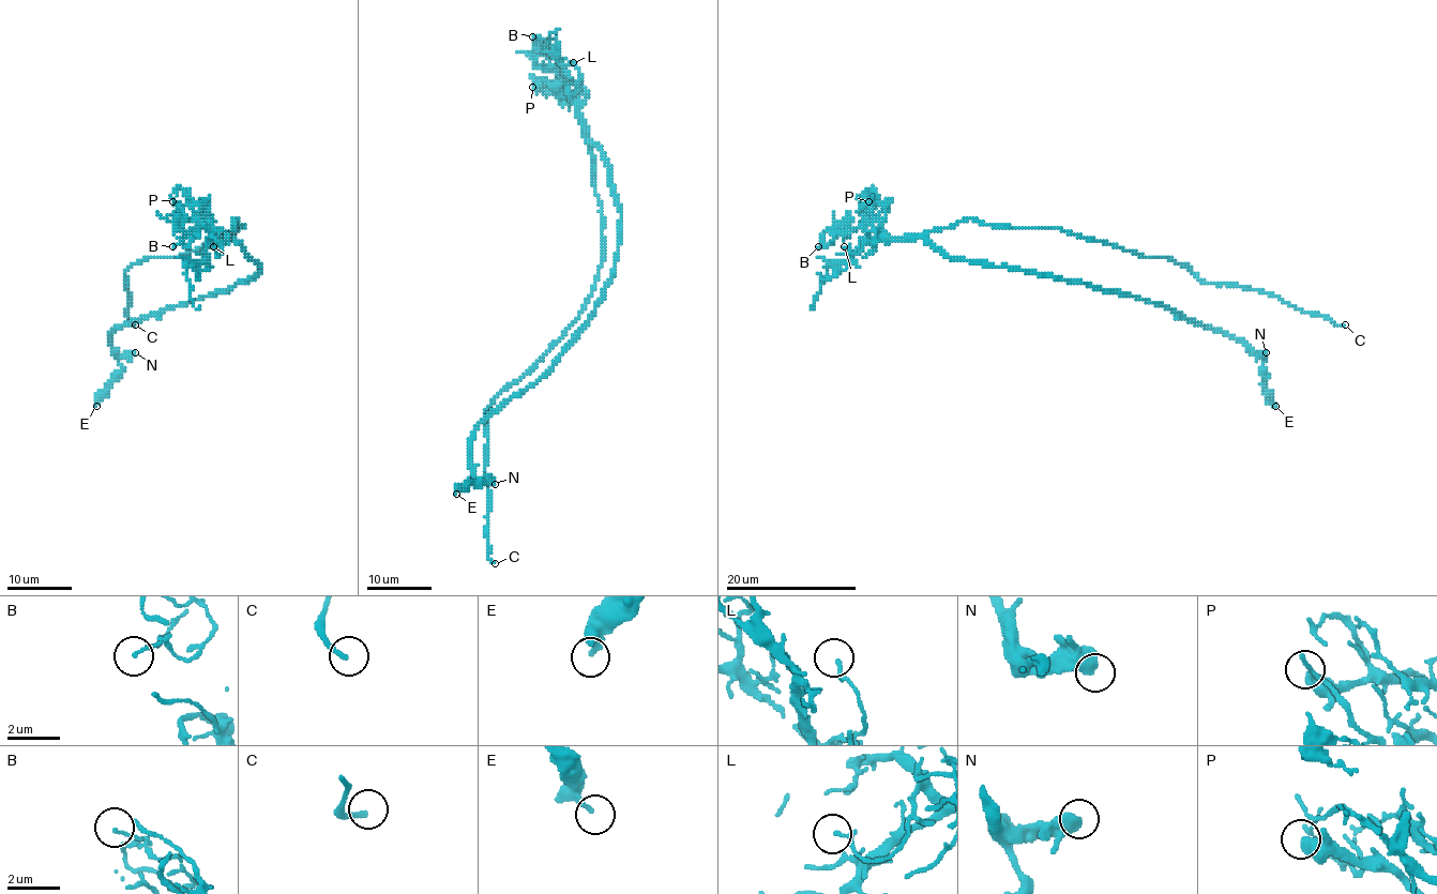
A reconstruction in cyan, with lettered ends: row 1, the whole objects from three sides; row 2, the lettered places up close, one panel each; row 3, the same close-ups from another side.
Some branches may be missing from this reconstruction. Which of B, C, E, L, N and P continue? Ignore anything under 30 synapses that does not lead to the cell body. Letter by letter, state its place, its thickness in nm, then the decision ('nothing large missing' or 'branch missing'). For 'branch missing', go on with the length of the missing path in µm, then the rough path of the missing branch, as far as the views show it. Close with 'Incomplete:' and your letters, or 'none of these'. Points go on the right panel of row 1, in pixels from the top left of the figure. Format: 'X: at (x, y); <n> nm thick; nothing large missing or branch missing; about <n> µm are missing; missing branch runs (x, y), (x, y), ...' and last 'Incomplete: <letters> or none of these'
B: at (818, 246); 60 nm thick; nothing large missing
C: at (1345, 324); 190 nm thick; branch missing; about 20 µm are missing; missing branch runs (1345, 324), (1351, 320), (1355, 330), (1348, 330), (1342, 323)
E: at (1275, 406); 220 nm thick; nothing large missing
L: at (844, 246); 150 nm thick; nothing large missing
N: at (1266, 352); 600 nm thick; nothing large missing
P: at (868, 201); 420 nm thick; nothing large missing
Incomplete: C

